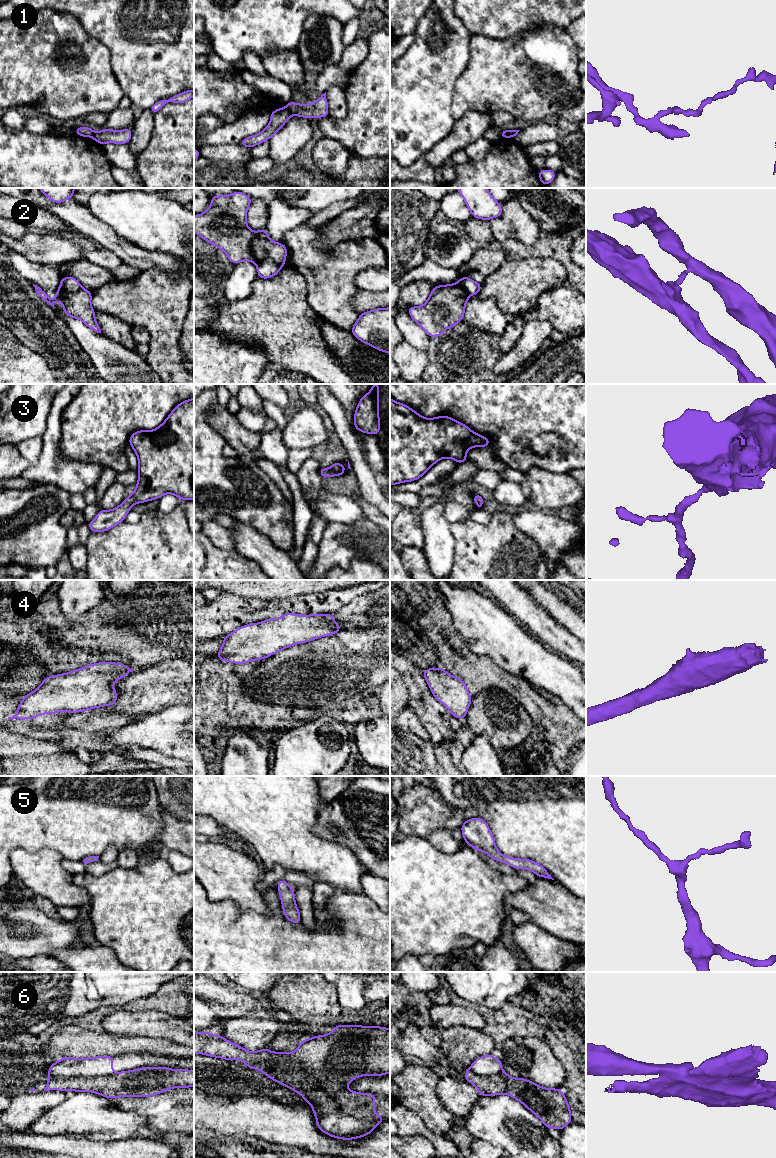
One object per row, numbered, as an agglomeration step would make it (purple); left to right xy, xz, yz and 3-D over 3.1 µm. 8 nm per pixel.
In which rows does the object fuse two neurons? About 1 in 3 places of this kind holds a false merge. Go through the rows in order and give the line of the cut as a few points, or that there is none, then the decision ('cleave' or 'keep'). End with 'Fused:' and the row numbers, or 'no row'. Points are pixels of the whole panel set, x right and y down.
1: cut xz (286, 106), (291, 114); cleave
2: cut xz (256, 263), (270, 259), (280, 267); cleave
3: cut none; keep
4: cut none; keep
5: cut none; keep
6: cut xy (112, 1073), (96, 1076), (49, 1076); cleave
Fused: 1, 2, 6

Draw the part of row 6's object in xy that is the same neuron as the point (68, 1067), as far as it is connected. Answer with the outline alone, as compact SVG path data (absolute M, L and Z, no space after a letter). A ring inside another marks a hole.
M113 1056L66 1057L52 1064L48 1073L49 1076L63 1078L109 1076L113 1074Z

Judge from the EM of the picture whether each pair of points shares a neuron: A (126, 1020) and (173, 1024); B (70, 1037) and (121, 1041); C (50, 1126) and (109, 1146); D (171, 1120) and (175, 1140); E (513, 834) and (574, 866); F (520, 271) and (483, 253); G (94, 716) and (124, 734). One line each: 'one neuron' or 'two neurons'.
A: one neuron
B: one neuron
C: two neurons
D: two neurons
E: one neuron
F: two neurons
G: two neurons

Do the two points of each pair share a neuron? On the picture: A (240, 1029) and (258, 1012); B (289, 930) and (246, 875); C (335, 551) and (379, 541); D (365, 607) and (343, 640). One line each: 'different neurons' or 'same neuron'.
A: different neurons
B: different neurons
C: same neuron
D: different neurons

